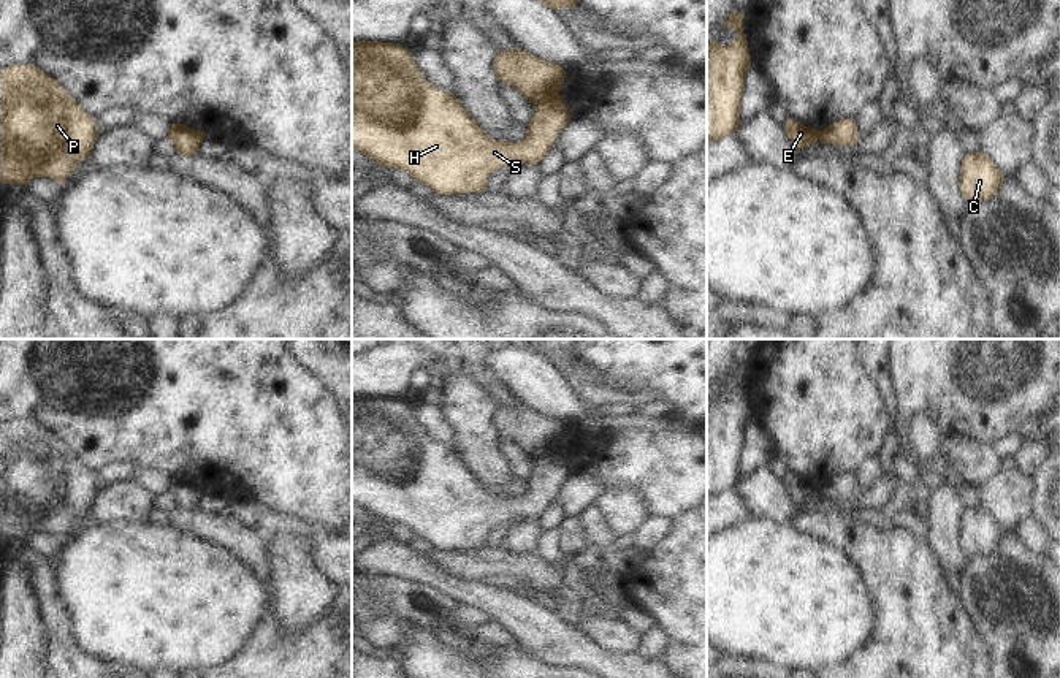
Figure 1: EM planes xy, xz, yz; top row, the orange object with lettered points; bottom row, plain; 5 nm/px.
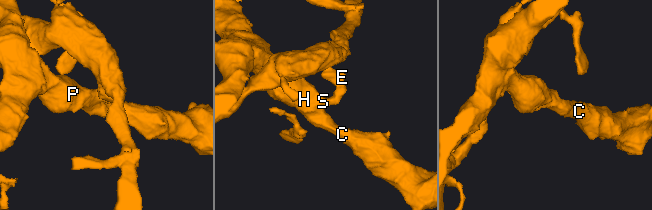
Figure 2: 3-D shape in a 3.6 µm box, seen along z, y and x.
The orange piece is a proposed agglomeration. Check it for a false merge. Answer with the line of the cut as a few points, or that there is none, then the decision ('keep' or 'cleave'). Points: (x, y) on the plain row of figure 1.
cut in xz along (558, 449), (549, 458), (536, 460); cleave

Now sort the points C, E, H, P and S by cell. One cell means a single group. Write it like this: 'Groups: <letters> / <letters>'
Groups: C H P S / E.

